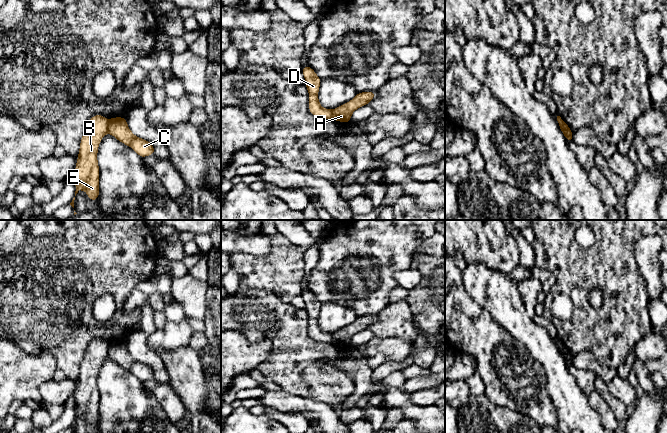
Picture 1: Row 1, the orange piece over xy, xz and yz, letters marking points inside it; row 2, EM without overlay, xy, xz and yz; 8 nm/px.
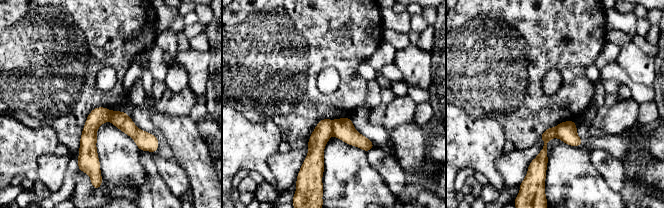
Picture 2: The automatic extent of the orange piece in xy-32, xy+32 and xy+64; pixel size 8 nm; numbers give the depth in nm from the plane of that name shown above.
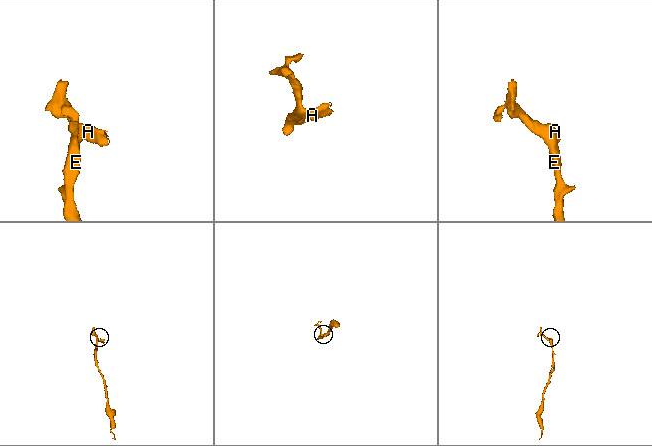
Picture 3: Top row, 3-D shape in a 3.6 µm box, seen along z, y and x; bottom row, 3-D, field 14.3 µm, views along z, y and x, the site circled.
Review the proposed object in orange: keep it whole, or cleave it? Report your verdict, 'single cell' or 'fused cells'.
fused cells

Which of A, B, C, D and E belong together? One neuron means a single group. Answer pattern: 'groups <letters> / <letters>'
groups A C / B D E

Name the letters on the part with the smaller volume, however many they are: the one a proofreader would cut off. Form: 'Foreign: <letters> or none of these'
Foreign: A, C

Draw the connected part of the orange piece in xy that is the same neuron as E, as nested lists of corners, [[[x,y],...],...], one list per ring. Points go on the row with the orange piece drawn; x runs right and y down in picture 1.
[[[96,114],[88,121],[85,127],[75,166],[75,196],[79,190],[85,190],[90,200],[96,201],[99,197],[97,154],[101,139],[108,133],[108,124],[108,119]]]

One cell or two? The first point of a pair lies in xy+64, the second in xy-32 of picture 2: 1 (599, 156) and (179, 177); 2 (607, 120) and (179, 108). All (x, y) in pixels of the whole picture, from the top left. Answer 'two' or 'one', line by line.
1: one
2: one

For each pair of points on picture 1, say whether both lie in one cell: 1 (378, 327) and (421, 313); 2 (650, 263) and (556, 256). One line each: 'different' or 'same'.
1: different
2: different

